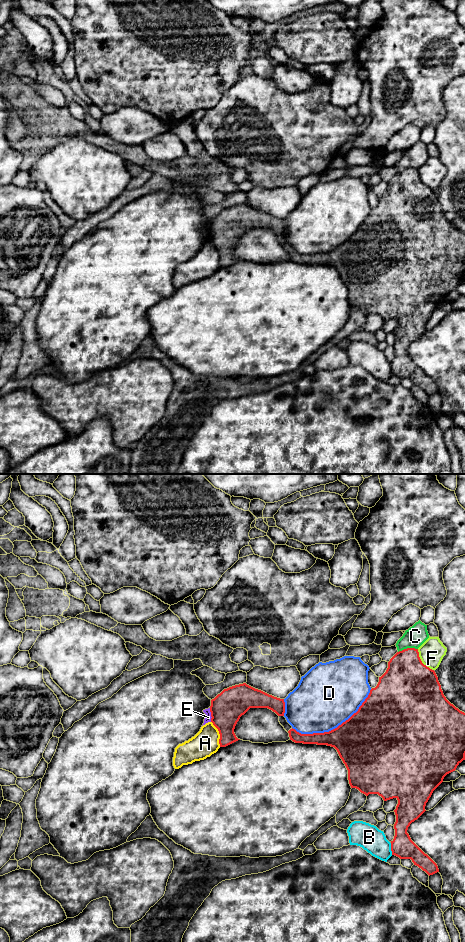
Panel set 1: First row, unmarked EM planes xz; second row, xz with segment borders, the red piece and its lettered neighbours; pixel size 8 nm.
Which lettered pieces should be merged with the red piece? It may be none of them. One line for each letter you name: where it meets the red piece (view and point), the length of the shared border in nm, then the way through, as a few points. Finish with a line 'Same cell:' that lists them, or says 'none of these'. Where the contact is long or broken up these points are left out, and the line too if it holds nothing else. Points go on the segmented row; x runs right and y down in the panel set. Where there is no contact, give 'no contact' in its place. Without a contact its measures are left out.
Same cell: none of these

